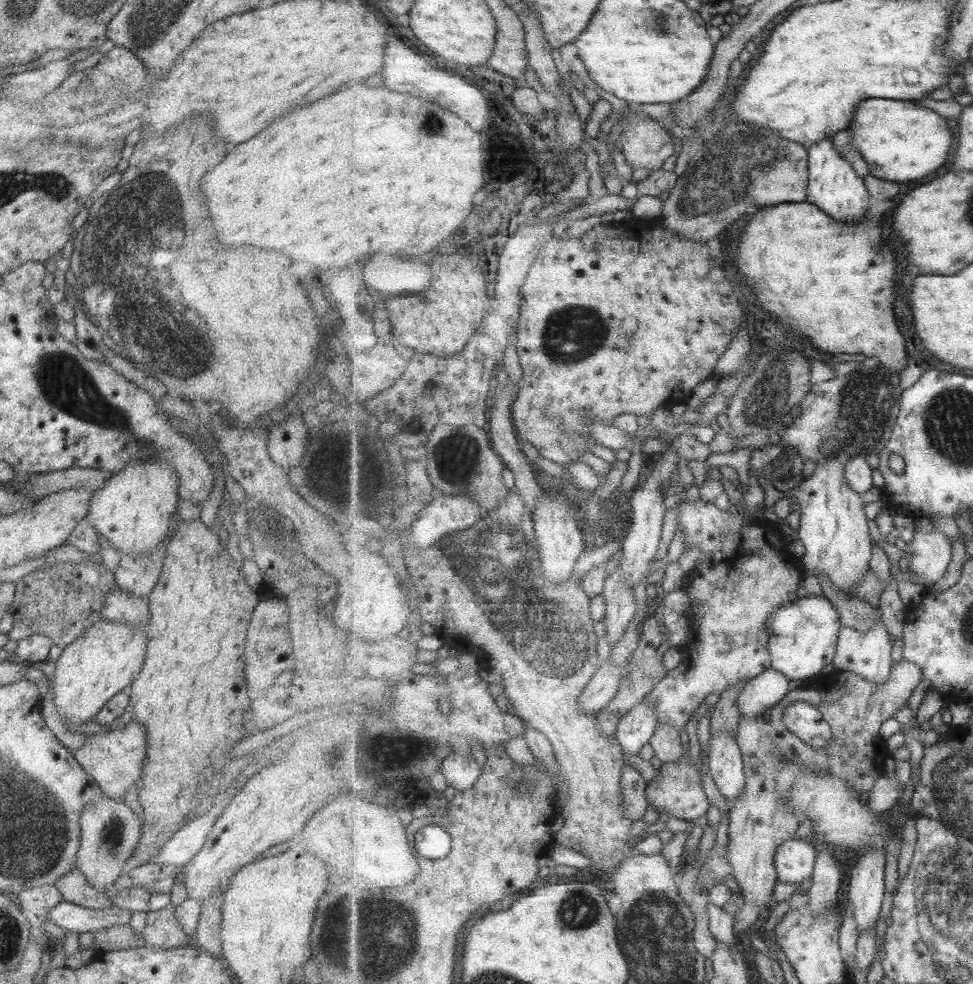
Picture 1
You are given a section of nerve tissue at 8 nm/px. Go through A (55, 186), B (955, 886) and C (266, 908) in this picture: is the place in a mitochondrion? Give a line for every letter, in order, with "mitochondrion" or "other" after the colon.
A: mitochondrion
B: mitochondrion
C: other

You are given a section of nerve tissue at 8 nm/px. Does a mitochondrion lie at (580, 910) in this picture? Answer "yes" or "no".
yes

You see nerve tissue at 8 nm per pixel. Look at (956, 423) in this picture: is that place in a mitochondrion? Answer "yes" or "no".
yes

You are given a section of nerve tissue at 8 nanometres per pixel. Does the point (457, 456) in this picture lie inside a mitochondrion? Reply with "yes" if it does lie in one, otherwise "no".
yes

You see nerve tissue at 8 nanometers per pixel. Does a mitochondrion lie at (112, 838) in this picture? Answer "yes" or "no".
yes

